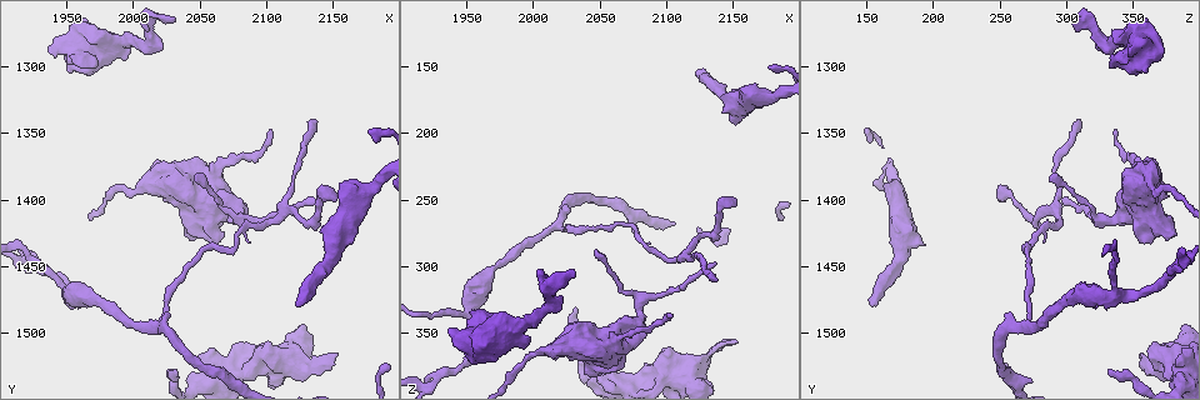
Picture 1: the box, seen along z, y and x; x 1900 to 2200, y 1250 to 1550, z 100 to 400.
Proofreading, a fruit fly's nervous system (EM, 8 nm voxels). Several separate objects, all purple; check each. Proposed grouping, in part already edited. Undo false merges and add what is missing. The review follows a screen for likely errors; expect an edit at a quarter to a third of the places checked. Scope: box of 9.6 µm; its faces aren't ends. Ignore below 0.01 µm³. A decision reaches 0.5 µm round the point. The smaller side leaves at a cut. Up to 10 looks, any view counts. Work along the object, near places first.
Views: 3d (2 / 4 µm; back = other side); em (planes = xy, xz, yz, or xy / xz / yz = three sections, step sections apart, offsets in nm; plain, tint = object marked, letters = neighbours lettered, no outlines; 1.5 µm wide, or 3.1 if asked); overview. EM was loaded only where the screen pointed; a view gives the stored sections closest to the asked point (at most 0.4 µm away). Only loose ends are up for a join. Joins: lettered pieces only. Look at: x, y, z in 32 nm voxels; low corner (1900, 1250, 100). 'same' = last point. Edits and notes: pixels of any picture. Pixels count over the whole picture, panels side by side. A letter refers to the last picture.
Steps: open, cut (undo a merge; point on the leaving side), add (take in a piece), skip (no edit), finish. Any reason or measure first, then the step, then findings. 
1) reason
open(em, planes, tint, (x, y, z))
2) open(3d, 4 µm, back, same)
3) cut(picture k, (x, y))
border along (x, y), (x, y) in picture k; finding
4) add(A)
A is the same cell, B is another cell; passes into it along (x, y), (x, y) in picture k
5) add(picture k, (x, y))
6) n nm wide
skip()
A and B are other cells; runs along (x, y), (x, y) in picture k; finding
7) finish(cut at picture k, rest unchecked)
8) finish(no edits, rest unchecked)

branch stops here
open(em, planes, letters, (2124, 1480, 152))

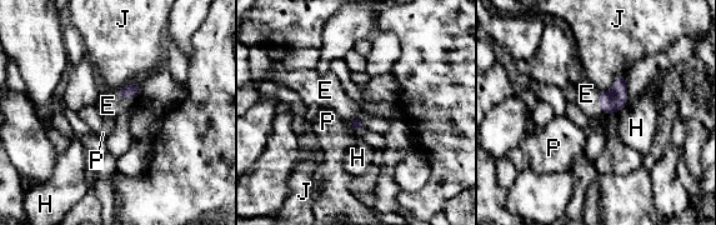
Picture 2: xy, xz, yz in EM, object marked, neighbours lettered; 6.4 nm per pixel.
add(E)
E is the same cell, H, J and P are other cells; passes into it along (131, 90), (124, 96), (108, 105) in picture 2; the neuron continues

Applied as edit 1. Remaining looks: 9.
open(em, yz, step 8, letters, (2152, 1514, 356))

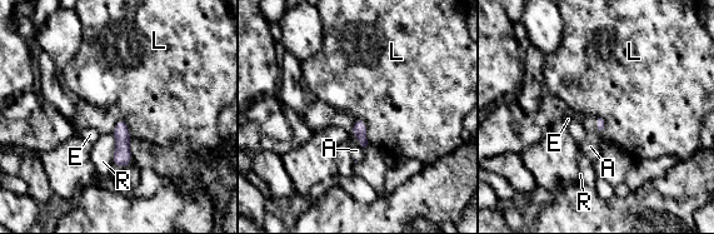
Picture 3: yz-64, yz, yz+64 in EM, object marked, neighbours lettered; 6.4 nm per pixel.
open(em, planes, letters, same)

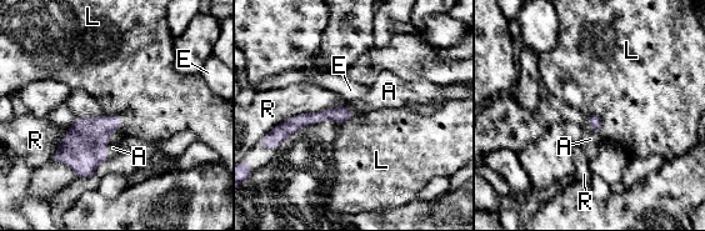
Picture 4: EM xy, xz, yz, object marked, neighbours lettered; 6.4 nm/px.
add(A)
A is the same cell, E, L and R are other cells; passes into it along (83, 149), (109, 136), (113, 147) in picture 4; the neuron continues

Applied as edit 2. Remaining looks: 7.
stops while still wide
open(3d, 4 µm, (2044, 1426, 382))

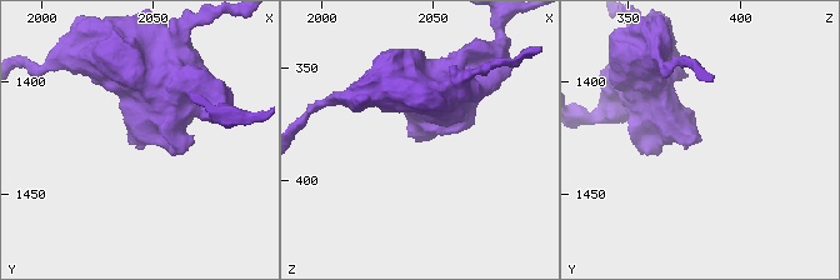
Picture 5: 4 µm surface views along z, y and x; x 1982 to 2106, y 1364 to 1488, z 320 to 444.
open(em, planes, letters, (2043, 1427, 383))

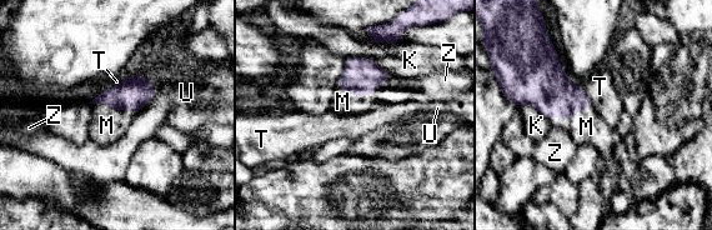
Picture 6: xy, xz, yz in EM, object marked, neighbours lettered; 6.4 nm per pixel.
add(M)
M is the same cell, K, T, U and Z are other cells; passes into it along (134, 93), (113, 109), (106, 125) in picture 6; it goes on there

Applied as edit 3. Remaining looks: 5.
open(3d, 4 µm, (1938, 1290, 346))

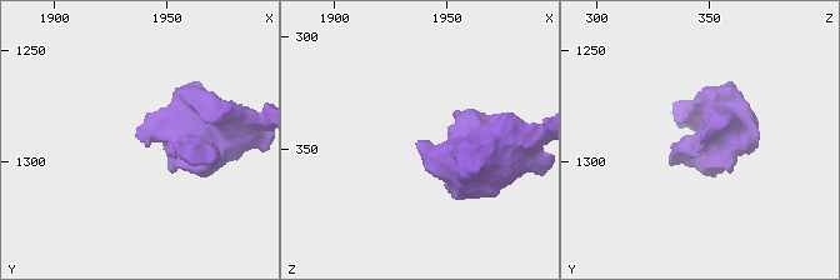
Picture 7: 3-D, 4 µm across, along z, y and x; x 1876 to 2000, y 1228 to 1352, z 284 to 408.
now the EM
open(em, planes, tint, (1937, 1291, 346))

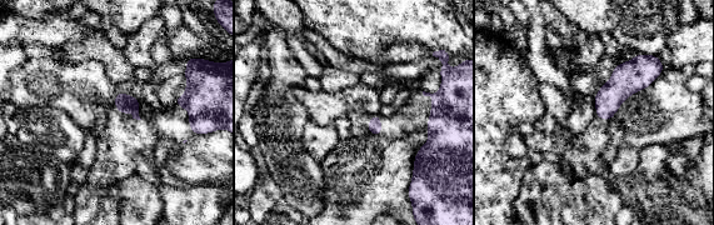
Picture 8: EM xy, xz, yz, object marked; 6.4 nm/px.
what lies round it
open(em, planes, letters, same)

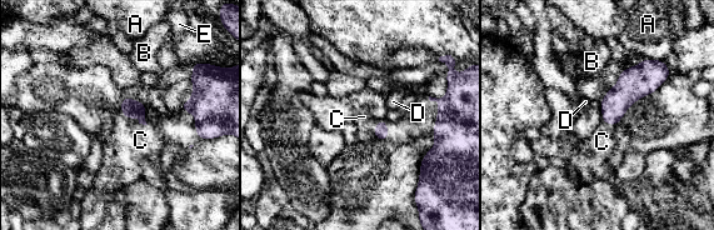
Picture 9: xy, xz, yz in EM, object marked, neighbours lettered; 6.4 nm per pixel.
add(C)
C is the same cell, A, B, D and E are other cells; passes into it along (129, 108), (144, 124), (140, 140) in picture 9; the neuron continues

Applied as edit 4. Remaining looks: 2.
finish(add at picture 2, add at picture 4, add at picture 6, add at picture 9, rest unchecked)

